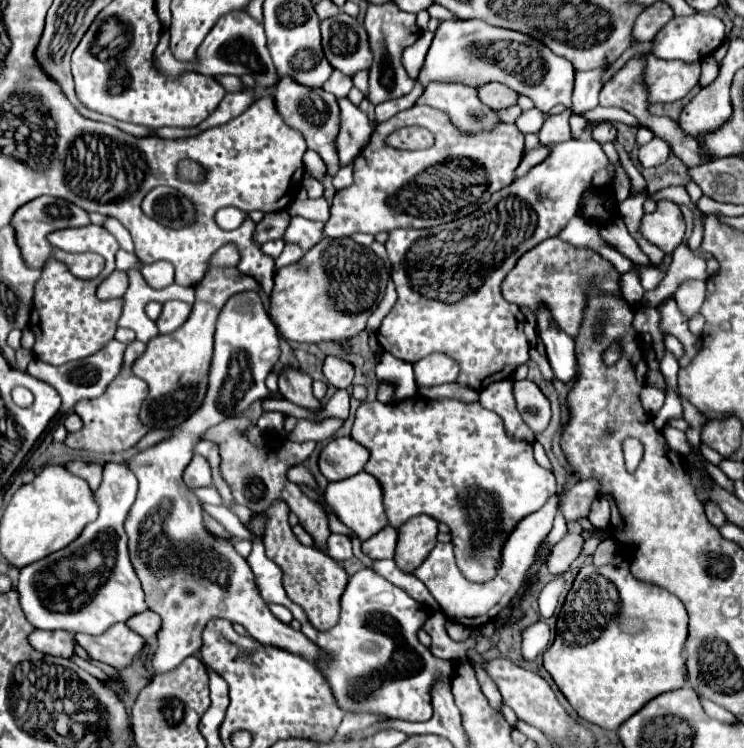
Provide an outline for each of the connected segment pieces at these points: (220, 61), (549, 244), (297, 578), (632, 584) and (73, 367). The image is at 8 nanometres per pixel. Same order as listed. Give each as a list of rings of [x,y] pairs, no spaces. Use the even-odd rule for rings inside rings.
[[[234,11],[224,15],[214,29],[206,35],[204,43],[198,49],[198,63],[180,63],[174,59],[170,47],[170,33],[168,29],[163,30],[160,43],[156,47],[156,63],[162,65],[162,71],[168,75],[178,75],[182,71],[198,71],[202,75],[222,75],[222,73],[230,73],[230,75],[238,75],[240,77],[240,69],[246,69],[246,73],[250,73],[256,81],[256,89],[264,91],[268,87],[274,87],[278,83],[278,75],[276,75],[276,67],[270,59],[268,47],[266,47],[266,35],[260,23],[256,23],[246,11]]]
[[[552,237],[520,257],[516,267],[504,277],[502,295],[510,303],[526,305],[532,311],[536,311],[538,303],[544,303],[550,309],[552,317],[556,319],[558,327],[562,331],[566,331],[570,337],[574,337],[578,333],[582,313],[586,307],[584,291],[588,287],[592,287],[598,291],[620,295],[618,277],[620,277],[620,273],[612,267],[612,263],[608,263],[594,251],[572,247],[564,241],[560,241],[558,237]]]
[[[276,499],[262,515],[266,517],[264,533],[262,533],[266,555],[268,555],[268,559],[272,559],[282,569],[282,573],[284,573],[282,583],[284,583],[284,589],[286,589],[288,597],[294,603],[298,603],[300,607],[304,607],[310,623],[318,631],[332,629],[338,623],[340,595],[344,593],[344,587],[348,583],[348,575],[344,577],[342,565],[336,563],[332,557],[328,557],[326,553],[322,553],[320,549],[306,547],[296,539],[290,523],[288,523],[290,509],[282,499]]]
[[[616,555],[608,565],[584,565],[578,571],[556,619],[556,639],[552,647],[544,653],[544,669],[552,675],[558,689],[564,693],[568,703],[582,719],[598,727],[616,731],[652,697],[672,689],[680,689],[686,683],[686,665],[682,657],[686,635],[688,615],[682,601],[670,591],[656,587],[654,583],[644,583],[636,579],[628,569],[628,559]],[[620,617],[642,617],[646,619],[646,629],[634,635],[624,633],[618,627]]]
[[[112,339],[110,343],[106,343],[100,351],[96,351],[96,355],[90,355],[86,359],[80,359],[80,361],[70,361],[66,365],[60,365],[60,367],[54,367],[54,365],[48,365],[48,363],[42,363],[40,359],[32,359],[28,363],[28,373],[34,375],[36,379],[42,379],[46,383],[50,383],[62,397],[62,409],[60,413],[62,415],[70,415],[74,411],[74,405],[82,399],[94,399],[94,397],[100,397],[106,387],[110,385],[110,381],[120,373],[120,367],[122,367],[122,357],[124,357],[124,349],[126,345]]]

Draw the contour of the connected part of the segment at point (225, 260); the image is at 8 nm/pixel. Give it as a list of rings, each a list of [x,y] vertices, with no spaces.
[[[234,245],[222,247],[210,259],[210,267],[214,267],[214,265],[236,265],[236,263],[238,263],[238,251]]]

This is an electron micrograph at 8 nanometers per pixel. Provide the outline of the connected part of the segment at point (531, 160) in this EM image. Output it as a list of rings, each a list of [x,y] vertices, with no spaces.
[[[538,147],[538,149],[530,149],[530,151],[526,151],[524,153],[524,159],[520,161],[520,167],[516,169],[516,177],[520,177],[520,175],[526,175],[526,171],[528,169],[532,169],[532,167],[536,167],[538,163],[542,163],[544,159],[546,159],[546,155],[550,153],[550,147]]]

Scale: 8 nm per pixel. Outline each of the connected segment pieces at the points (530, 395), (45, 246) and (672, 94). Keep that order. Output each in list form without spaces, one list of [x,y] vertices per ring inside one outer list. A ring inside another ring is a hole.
[[[528,379],[514,381],[514,397],[524,423],[534,433],[544,431],[550,423],[550,403],[542,395],[542,391]]]
[[[48,195],[36,197],[36,199],[28,201],[26,205],[22,205],[22,207],[14,213],[14,217],[12,217],[12,221],[10,221],[10,225],[12,225],[14,233],[16,233],[16,243],[18,243],[18,247],[20,247],[22,259],[24,259],[24,263],[28,263],[28,267],[32,267],[32,269],[42,269],[48,259],[58,259],[58,257],[60,257],[60,249],[56,249],[56,247],[52,247],[52,245],[48,243],[48,235],[50,235],[52,231],[66,229],[66,227],[82,227],[82,225],[88,225],[88,223],[90,223],[88,213],[86,213],[82,207],[78,207],[78,205],[74,205],[74,203],[66,201],[66,199],[48,197]]]
[[[648,55],[646,83],[649,103],[670,103],[682,99],[700,79],[698,63],[684,61],[660,61]]]

